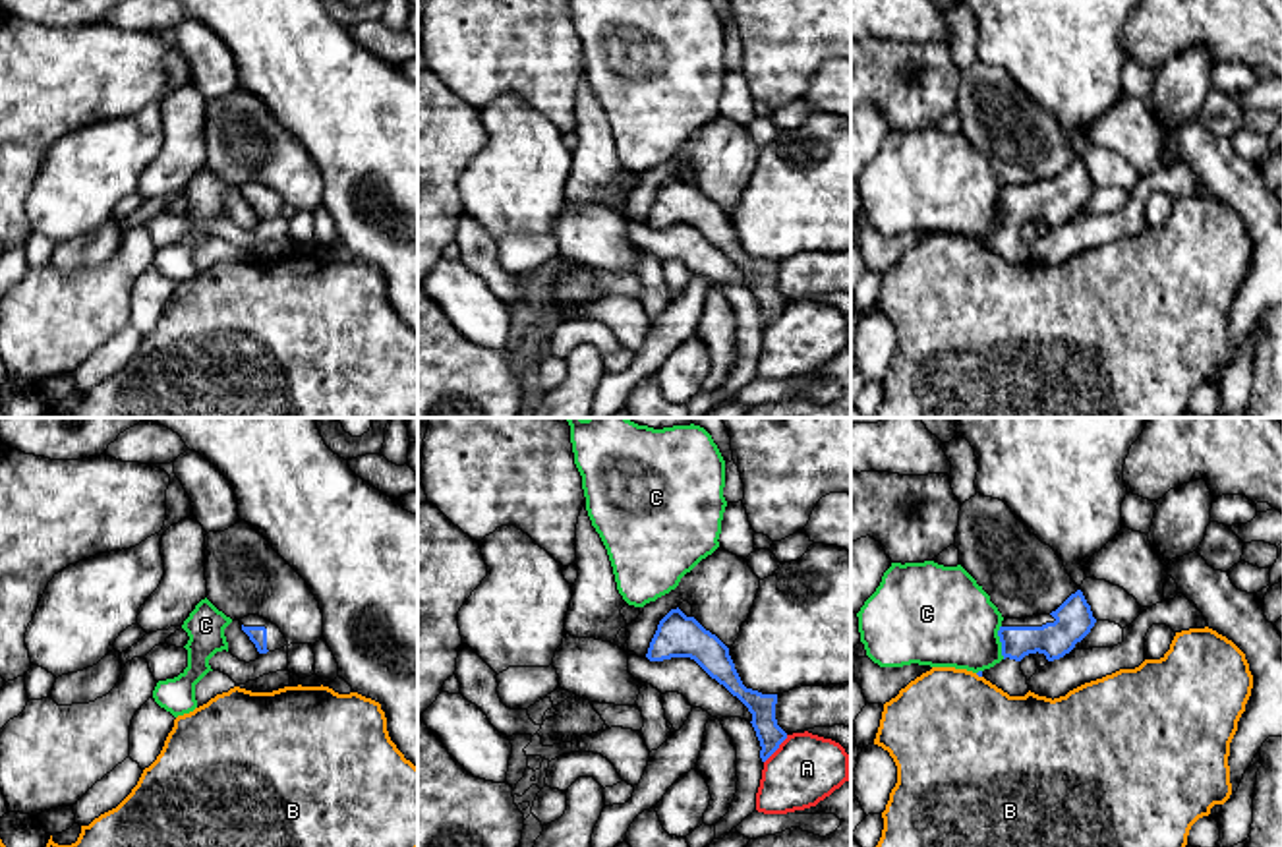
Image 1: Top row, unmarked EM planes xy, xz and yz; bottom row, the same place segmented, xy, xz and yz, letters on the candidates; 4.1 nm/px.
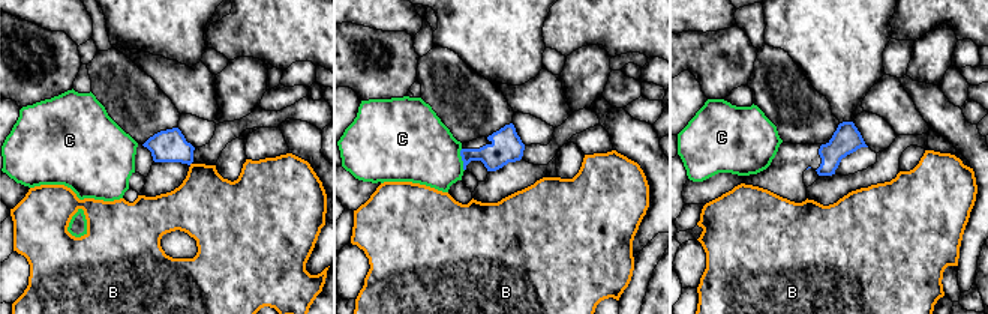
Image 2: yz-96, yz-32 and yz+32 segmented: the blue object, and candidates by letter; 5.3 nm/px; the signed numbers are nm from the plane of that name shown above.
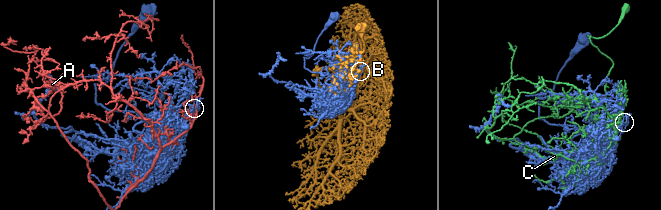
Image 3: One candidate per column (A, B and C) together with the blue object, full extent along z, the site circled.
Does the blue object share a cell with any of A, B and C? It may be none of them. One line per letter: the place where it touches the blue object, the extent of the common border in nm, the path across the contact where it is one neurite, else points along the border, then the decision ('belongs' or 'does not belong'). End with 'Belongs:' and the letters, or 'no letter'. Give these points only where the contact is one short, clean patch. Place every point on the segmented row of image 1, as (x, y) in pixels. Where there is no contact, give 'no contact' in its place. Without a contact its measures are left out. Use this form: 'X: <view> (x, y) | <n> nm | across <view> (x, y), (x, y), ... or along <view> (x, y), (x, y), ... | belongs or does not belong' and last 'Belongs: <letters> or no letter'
A: xz (778, 747) | 160 nm | does not belong
B: yz (979, 675) | 40 nm | does not belong
C: yz (1000, 641) | 140 nm | does not belong
Belongs: no letter

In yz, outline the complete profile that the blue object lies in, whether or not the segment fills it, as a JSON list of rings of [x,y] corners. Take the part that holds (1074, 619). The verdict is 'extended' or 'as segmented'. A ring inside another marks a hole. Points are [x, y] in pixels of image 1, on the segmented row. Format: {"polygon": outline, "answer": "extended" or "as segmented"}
{"polygon": [[[1081,590],[1050,615],[1004,619],[998,630],[1004,659],[976,675],[1009,696],[1025,696],[1029,685],[1021,671],[1021,659],[1036,652],[1044,654],[1048,661],[1060,659],[1091,632],[1094,623],[1096,619]]], "answer": "extended"}

